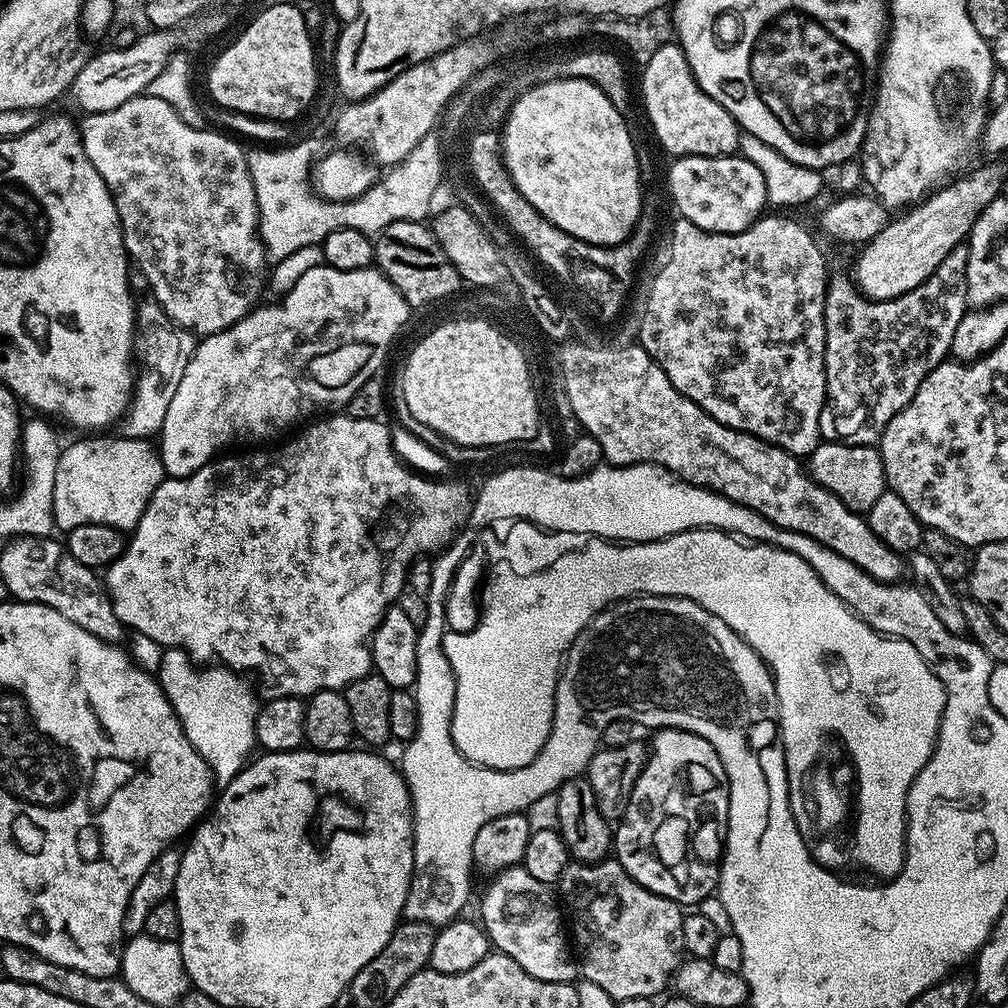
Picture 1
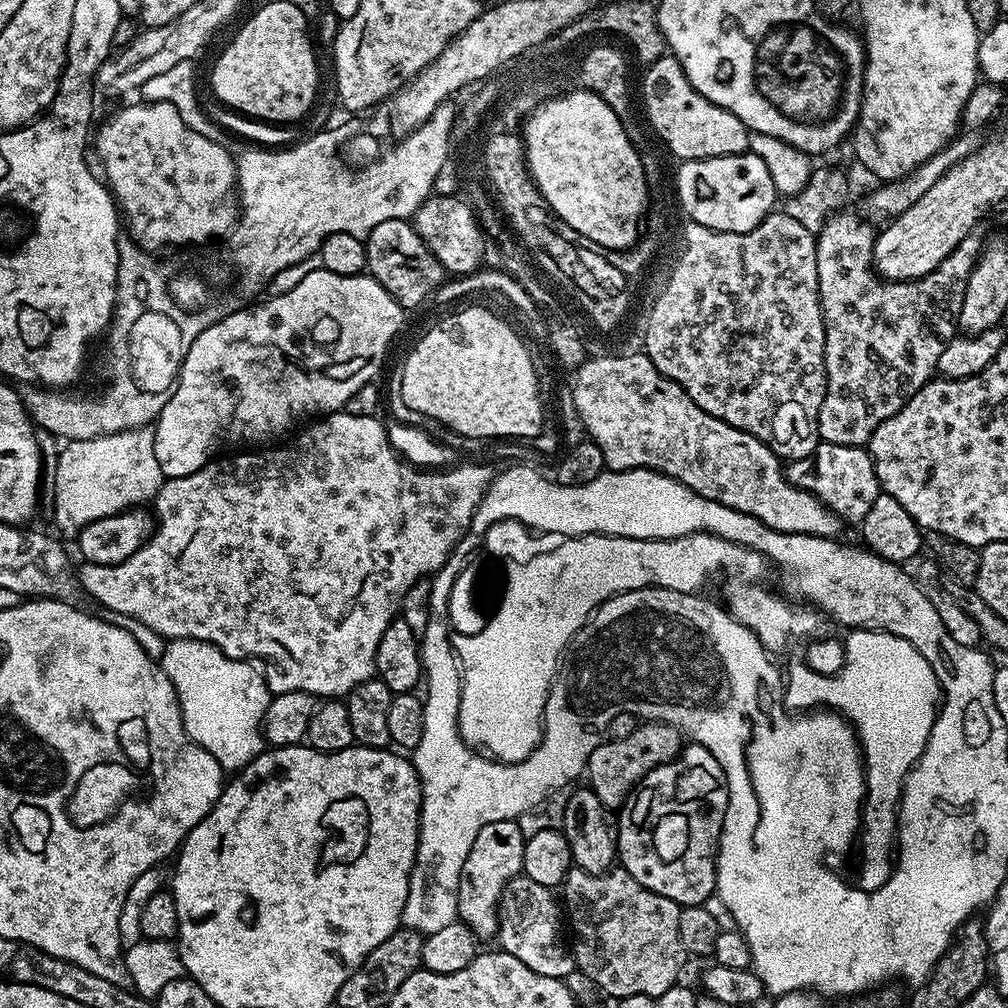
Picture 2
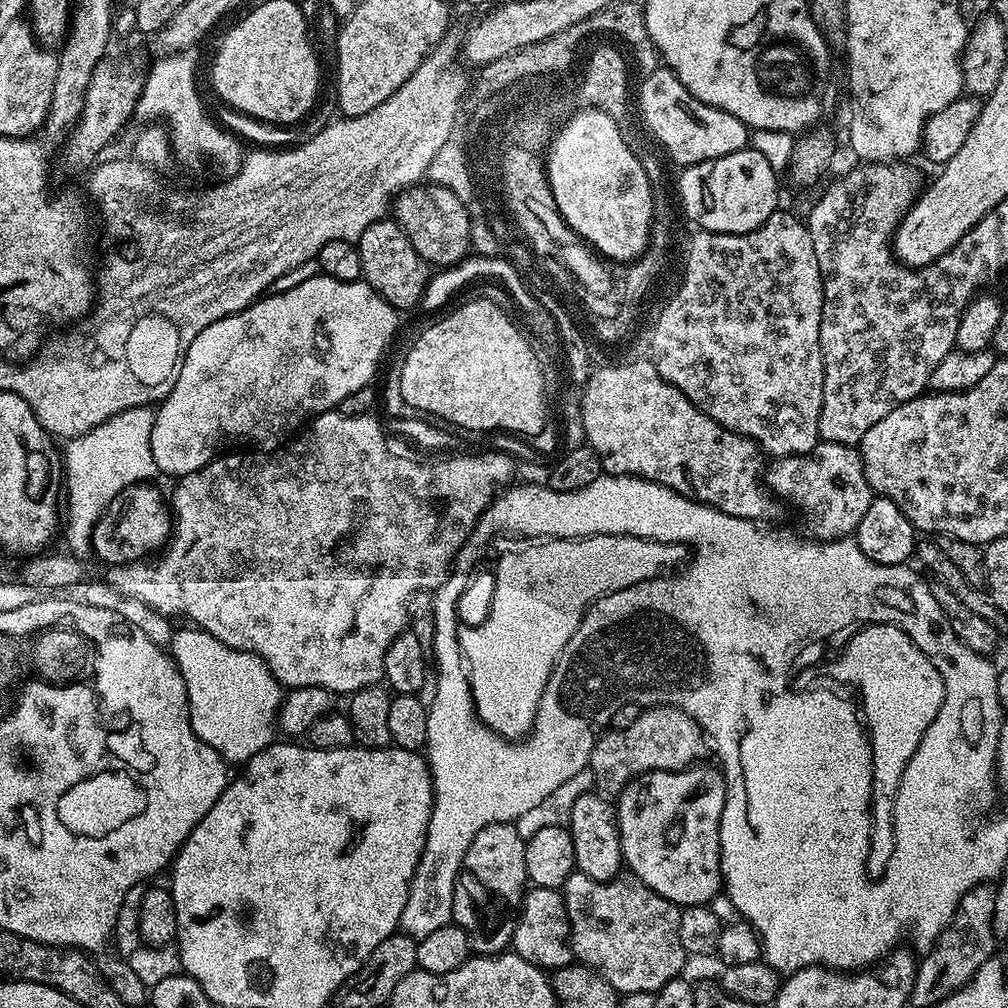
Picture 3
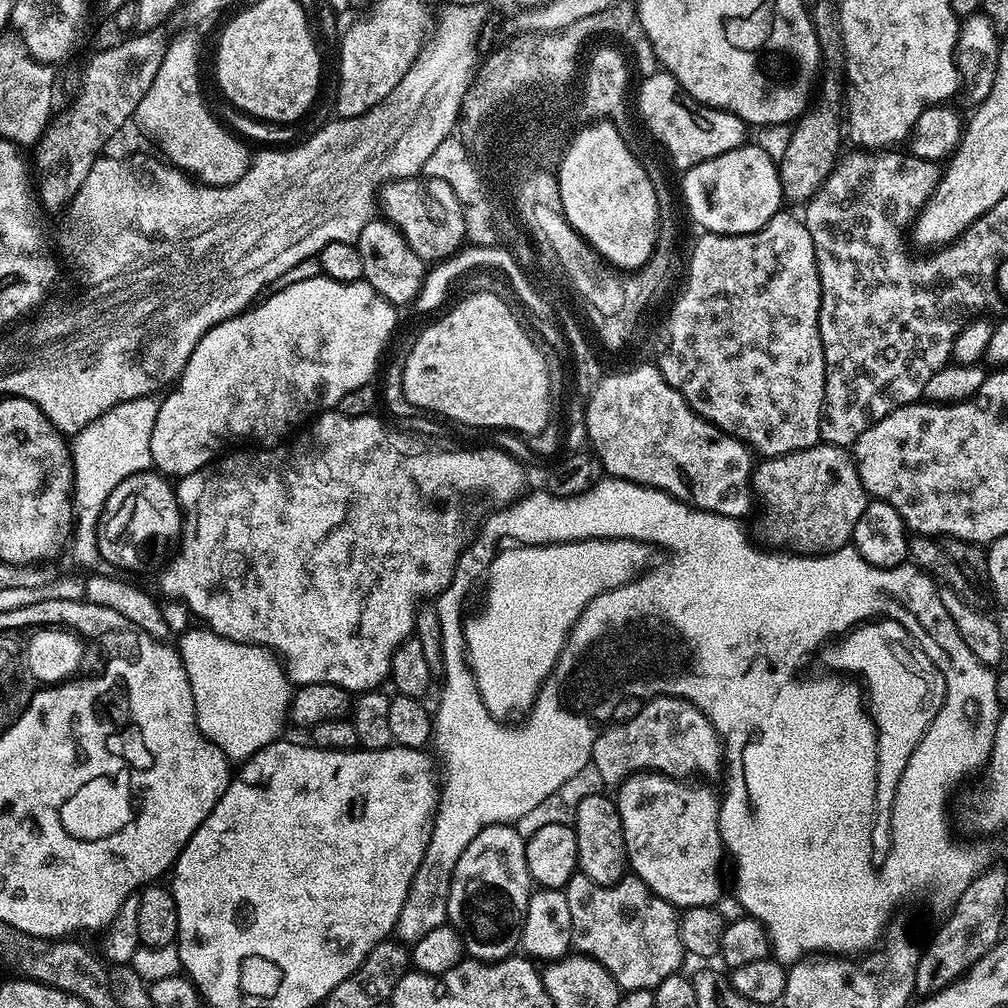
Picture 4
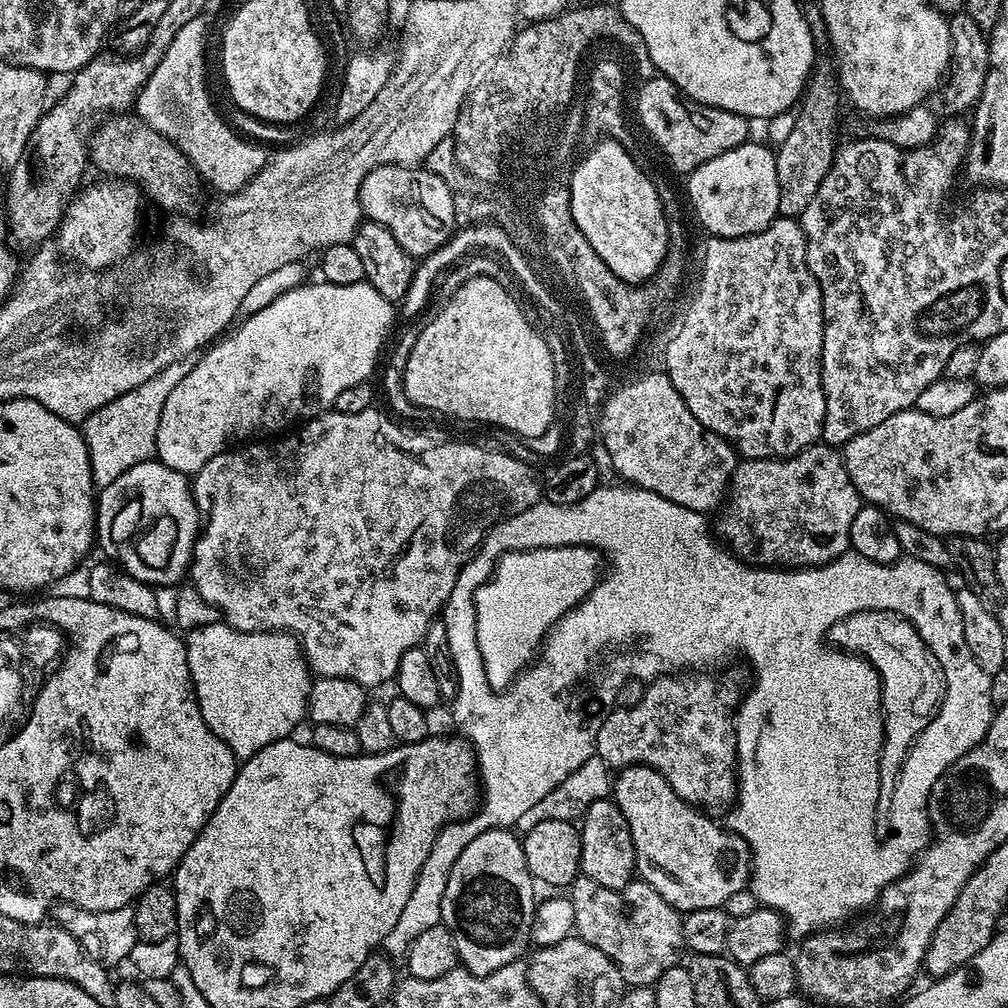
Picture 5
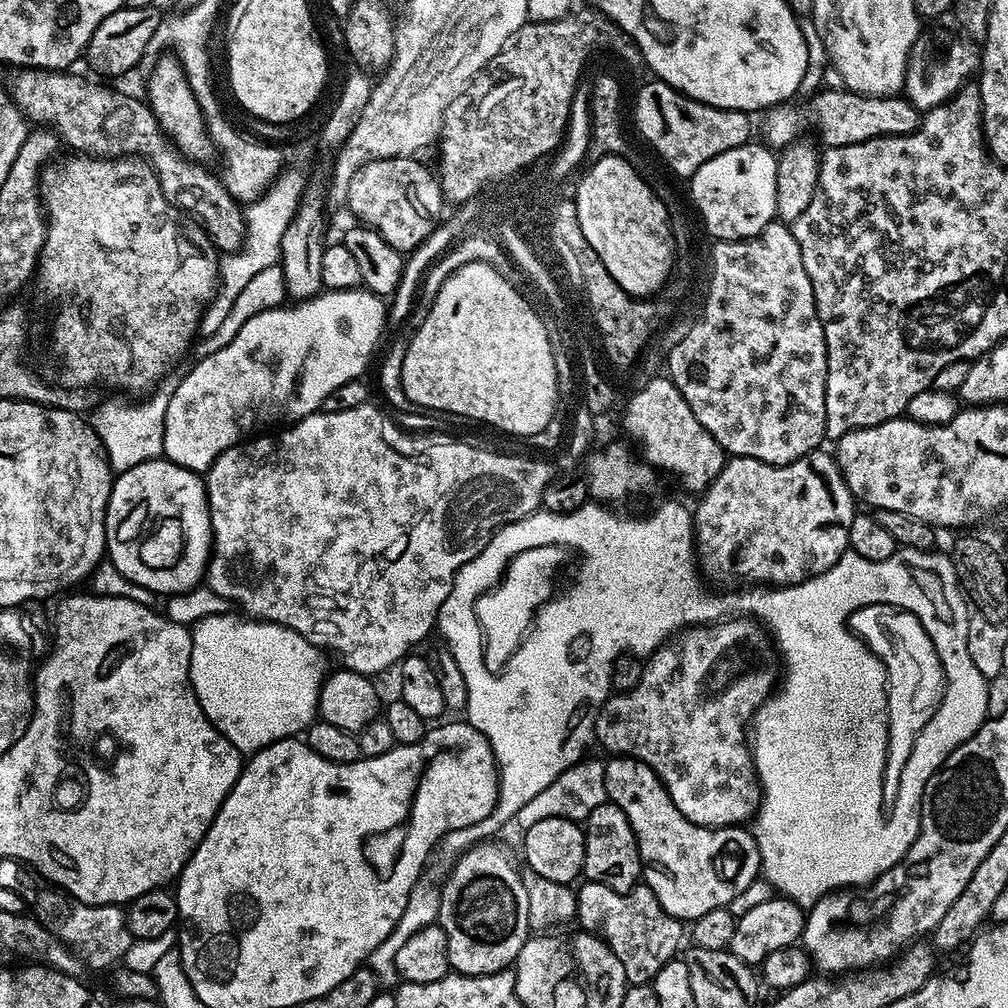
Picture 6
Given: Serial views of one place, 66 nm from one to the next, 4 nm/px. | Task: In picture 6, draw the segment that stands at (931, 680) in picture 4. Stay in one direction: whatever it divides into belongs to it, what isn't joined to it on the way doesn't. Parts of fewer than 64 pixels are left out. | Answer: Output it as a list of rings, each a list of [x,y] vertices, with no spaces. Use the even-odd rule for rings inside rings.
[[[889,604],[862,606],[852,612],[847,625],[884,664],[888,697],[888,757],[884,763],[882,806],[891,810],[894,798],[898,798],[898,782],[916,751],[918,734],[928,725],[944,697],[944,664],[940,661],[933,633],[906,610]]]

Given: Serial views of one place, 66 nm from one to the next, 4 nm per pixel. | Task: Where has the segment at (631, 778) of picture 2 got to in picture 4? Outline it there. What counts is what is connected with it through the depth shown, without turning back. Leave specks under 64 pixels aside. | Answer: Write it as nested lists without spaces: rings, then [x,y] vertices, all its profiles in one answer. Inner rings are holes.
[[[679,696],[649,699],[634,718],[609,723],[605,728],[608,729],[592,741],[590,763],[608,786],[619,785],[629,776],[645,770],[673,778],[716,776],[719,772],[721,775],[726,764],[720,733],[696,705]]]

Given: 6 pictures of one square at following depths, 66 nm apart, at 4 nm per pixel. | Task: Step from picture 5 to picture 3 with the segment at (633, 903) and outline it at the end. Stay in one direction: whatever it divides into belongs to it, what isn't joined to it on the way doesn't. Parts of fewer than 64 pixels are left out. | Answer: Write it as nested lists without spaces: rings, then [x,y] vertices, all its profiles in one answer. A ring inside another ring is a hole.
[[[577,870],[566,878],[562,895],[572,931],[573,957],[597,972],[616,993],[655,994],[683,973],[686,953],[678,938],[680,908],[636,876],[621,874],[613,880],[595,880]]]

